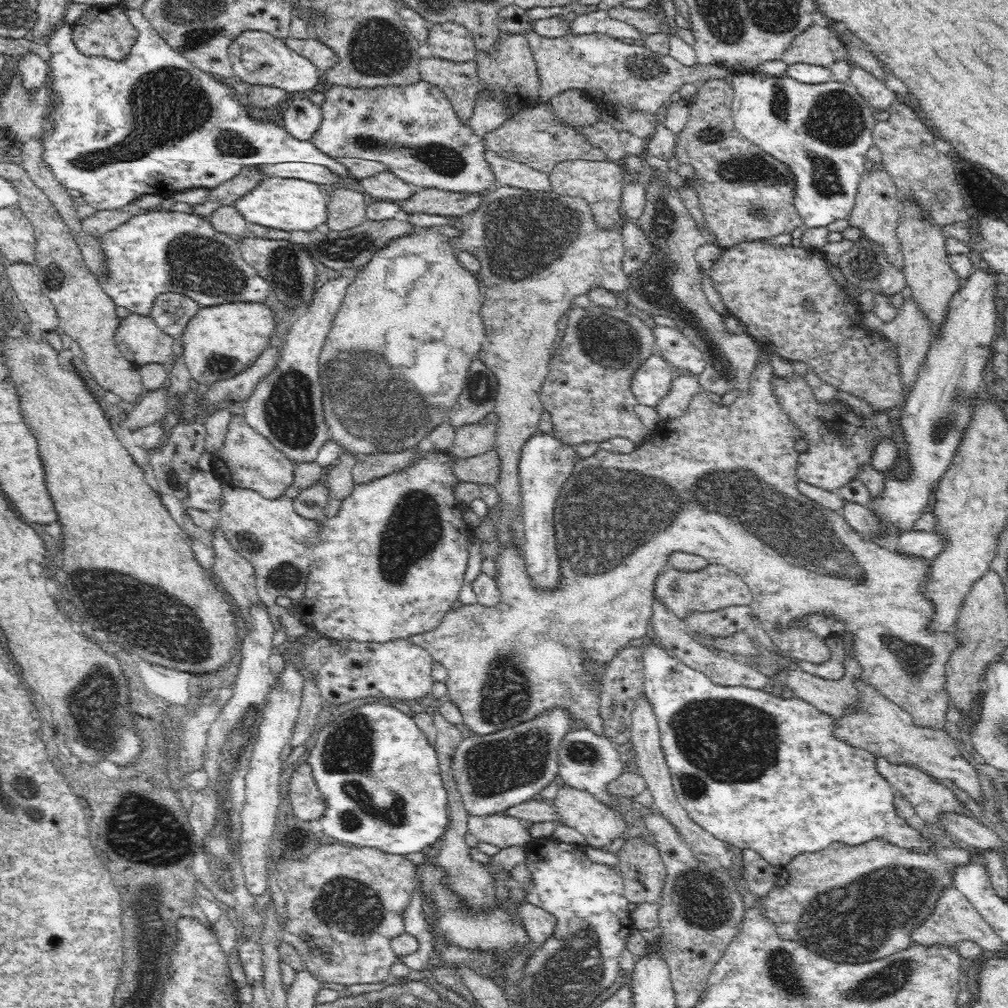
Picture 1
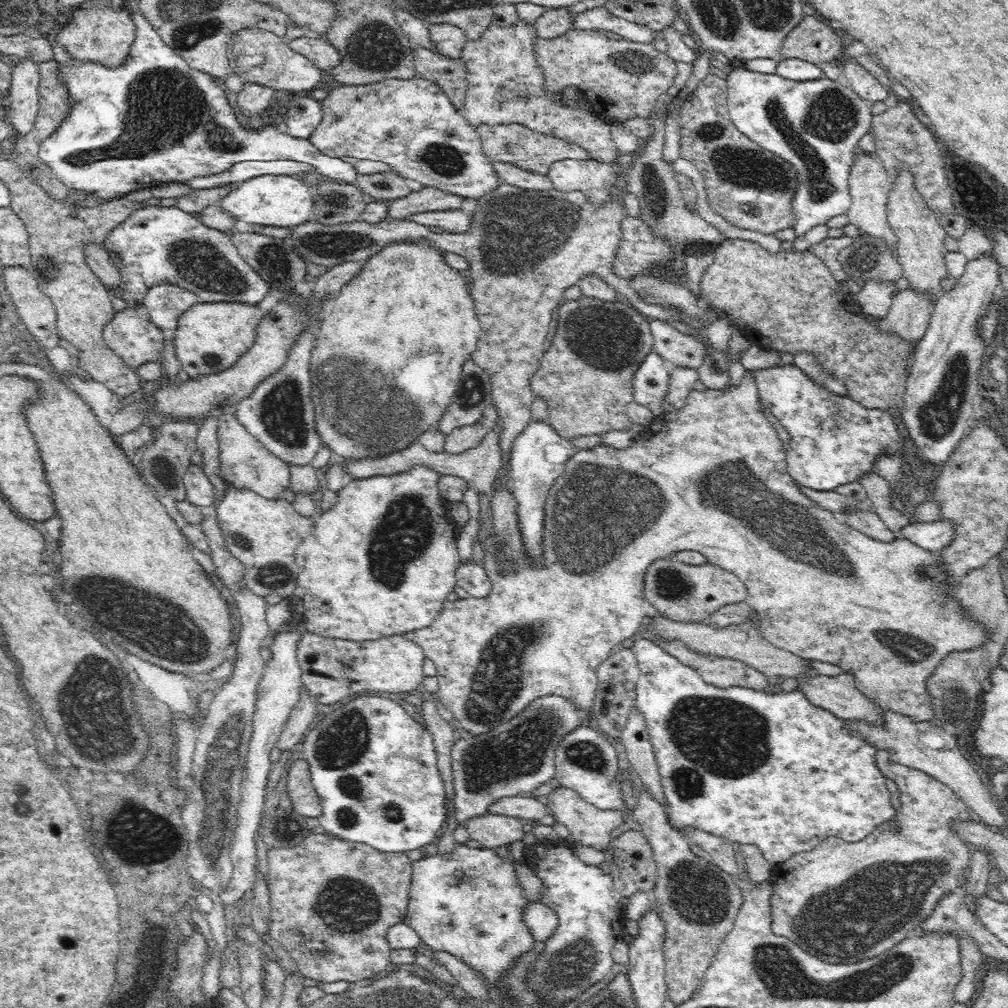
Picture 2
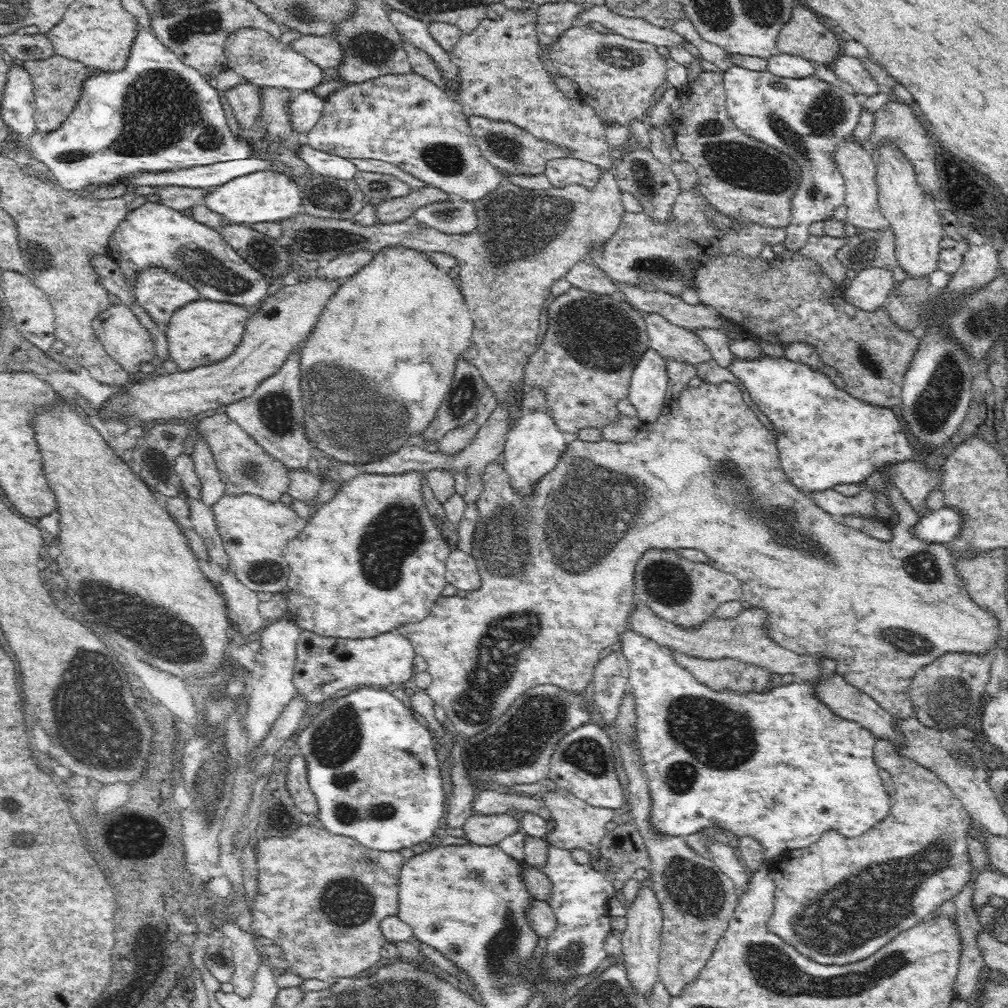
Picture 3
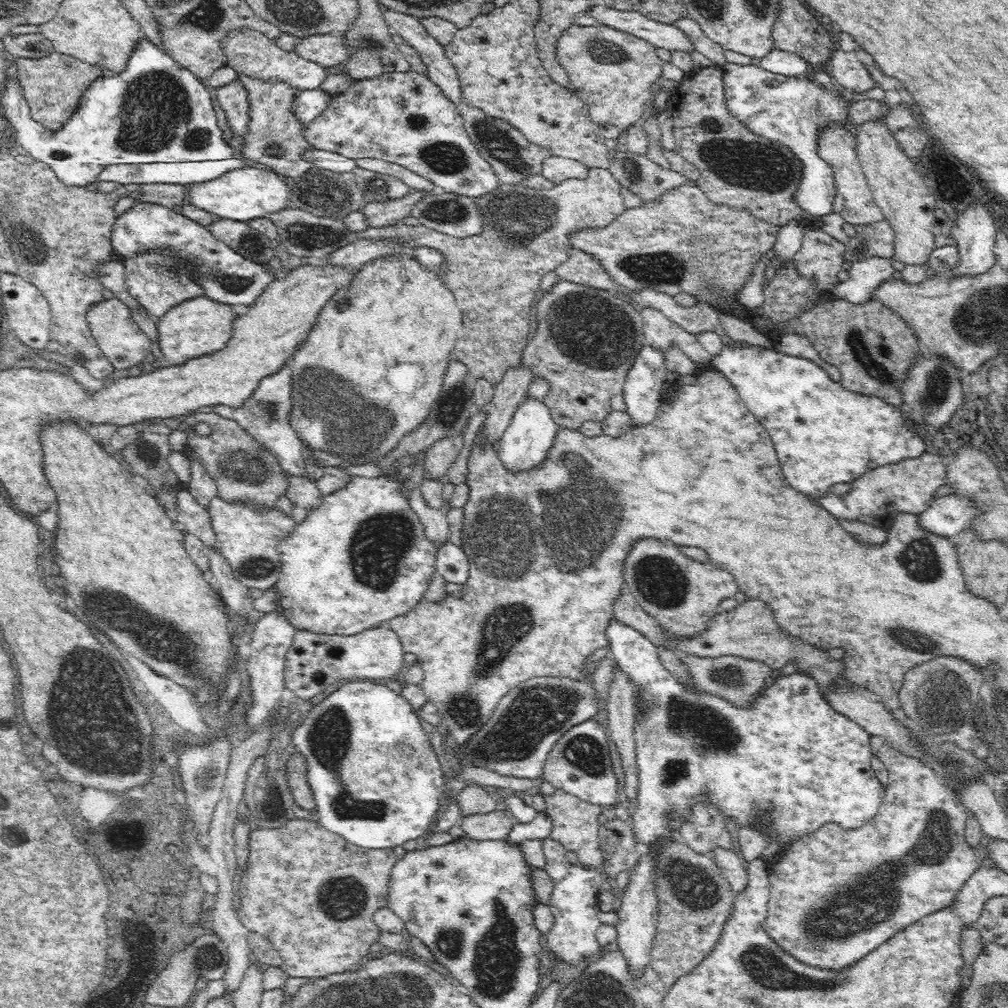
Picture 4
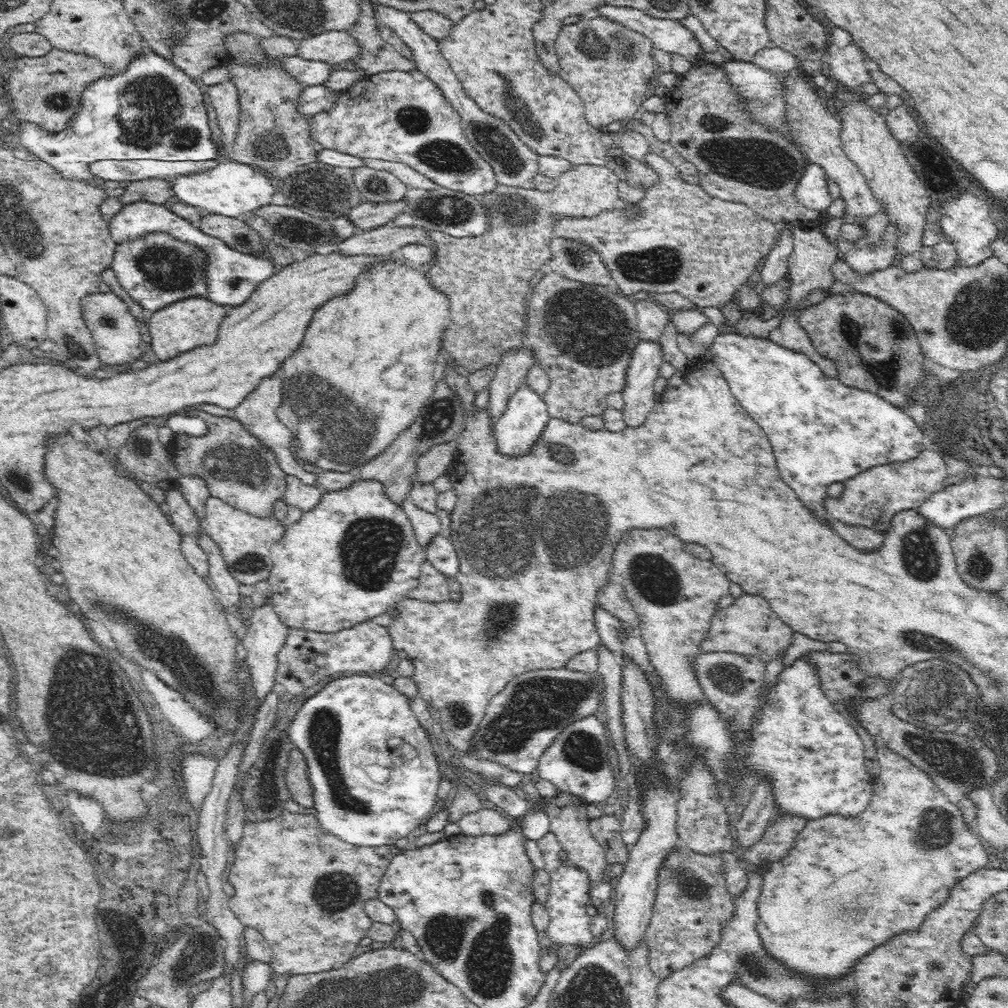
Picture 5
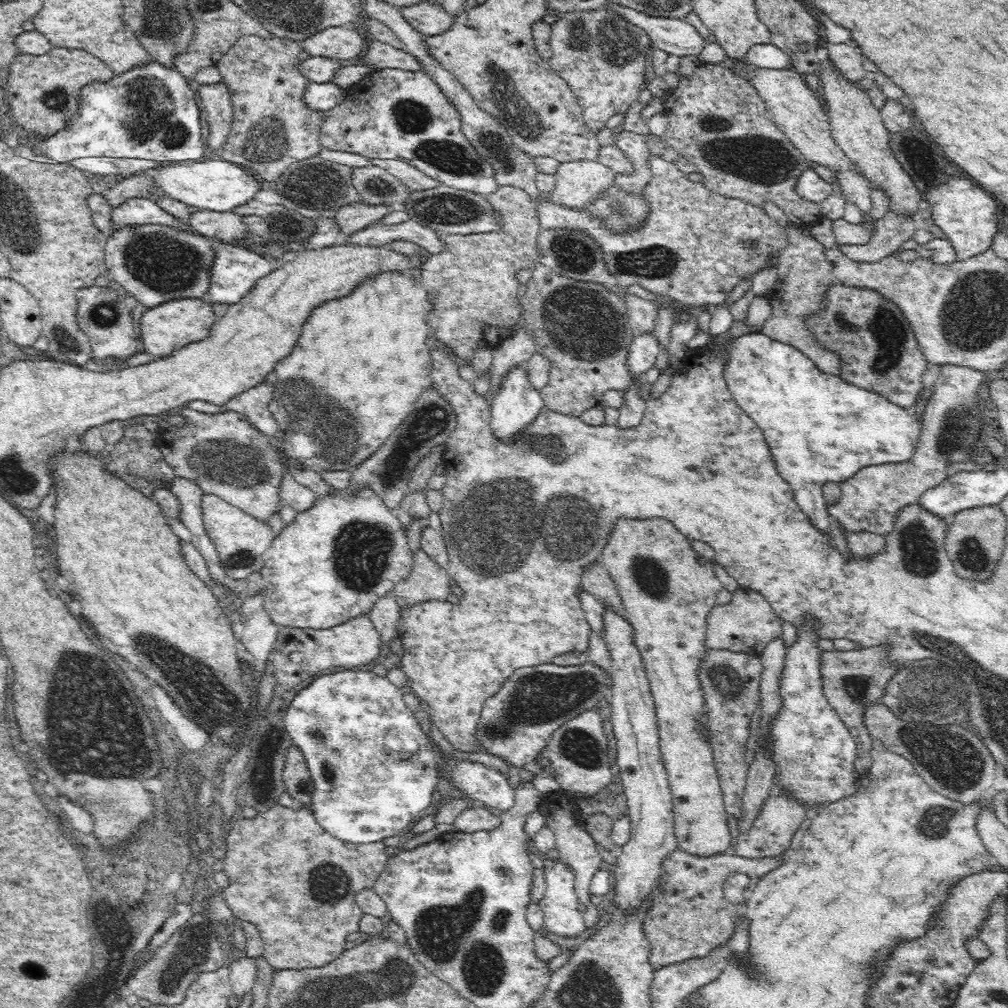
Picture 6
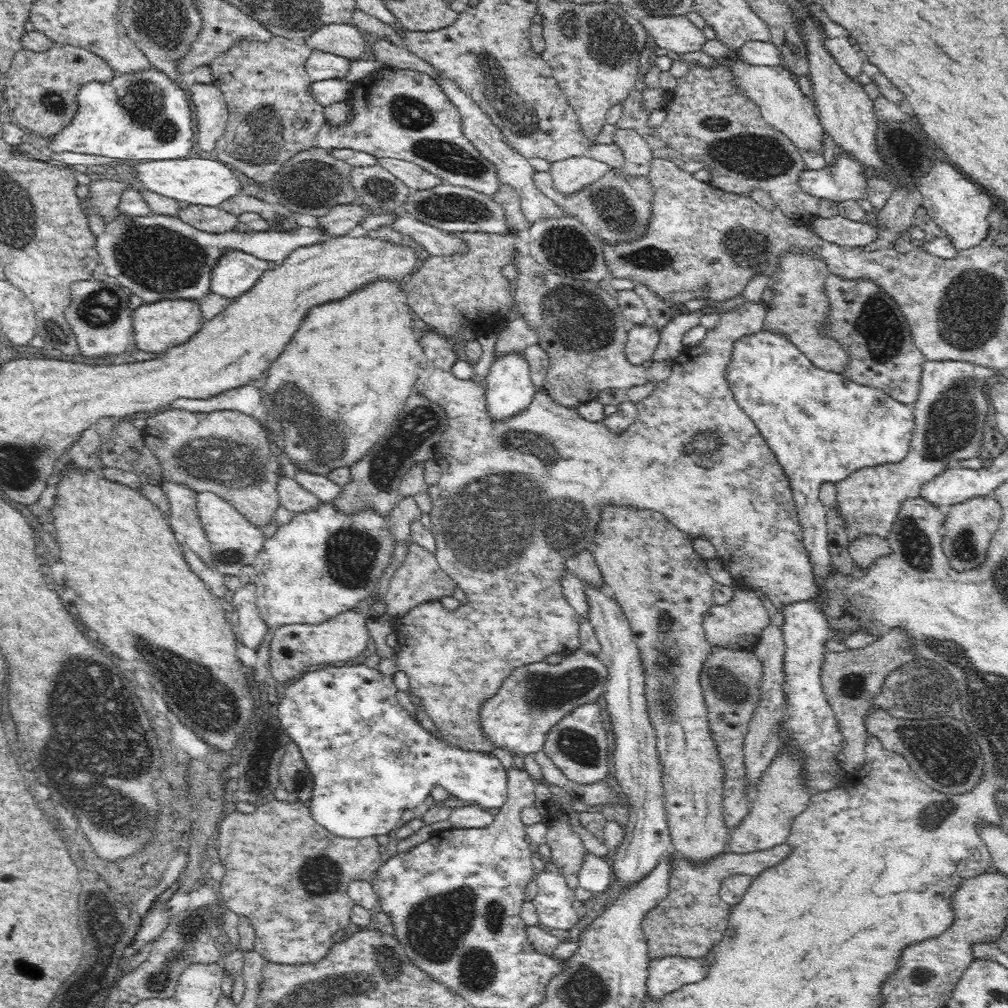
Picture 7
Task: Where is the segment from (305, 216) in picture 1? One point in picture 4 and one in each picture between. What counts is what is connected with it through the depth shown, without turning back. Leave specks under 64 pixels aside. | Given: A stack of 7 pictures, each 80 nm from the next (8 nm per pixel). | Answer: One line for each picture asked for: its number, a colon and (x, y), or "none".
2: (284, 201)
3: (264, 196)
4: (249, 193)

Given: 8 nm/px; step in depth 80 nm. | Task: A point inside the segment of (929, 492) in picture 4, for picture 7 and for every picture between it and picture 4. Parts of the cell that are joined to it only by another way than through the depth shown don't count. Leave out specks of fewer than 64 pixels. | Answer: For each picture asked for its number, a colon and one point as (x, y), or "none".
5: (871, 499)
6: (871, 500)
7: (951, 411)

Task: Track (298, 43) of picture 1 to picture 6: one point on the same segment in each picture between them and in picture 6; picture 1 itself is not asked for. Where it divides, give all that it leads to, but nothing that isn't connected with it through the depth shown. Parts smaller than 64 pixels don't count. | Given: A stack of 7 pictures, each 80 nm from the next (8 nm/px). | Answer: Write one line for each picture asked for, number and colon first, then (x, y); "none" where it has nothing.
2: (319, 51)
3: (325, 52)
4: (328, 50)
5: (334, 47)
6: (341, 43)

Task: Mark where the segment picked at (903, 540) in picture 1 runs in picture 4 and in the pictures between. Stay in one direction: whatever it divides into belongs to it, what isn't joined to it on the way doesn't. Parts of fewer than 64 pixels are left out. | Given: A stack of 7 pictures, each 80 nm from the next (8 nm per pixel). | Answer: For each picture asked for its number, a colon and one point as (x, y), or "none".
2: (933, 537)
3: (942, 526)
4: (947, 516)

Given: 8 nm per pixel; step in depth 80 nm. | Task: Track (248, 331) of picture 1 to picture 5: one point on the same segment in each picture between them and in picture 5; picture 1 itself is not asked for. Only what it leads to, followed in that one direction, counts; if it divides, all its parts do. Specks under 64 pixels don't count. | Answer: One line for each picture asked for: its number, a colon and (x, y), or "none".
2: (211, 336)
3: (203, 332)
4: (199, 326)
5: (193, 322)

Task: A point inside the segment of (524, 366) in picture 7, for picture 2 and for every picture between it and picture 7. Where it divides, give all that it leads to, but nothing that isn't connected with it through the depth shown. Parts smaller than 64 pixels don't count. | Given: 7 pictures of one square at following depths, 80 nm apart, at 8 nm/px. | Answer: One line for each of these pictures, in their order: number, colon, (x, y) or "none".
2: (539, 454)
3: (534, 444)
4: (527, 436)
5: (527, 414)
6: (518, 404)

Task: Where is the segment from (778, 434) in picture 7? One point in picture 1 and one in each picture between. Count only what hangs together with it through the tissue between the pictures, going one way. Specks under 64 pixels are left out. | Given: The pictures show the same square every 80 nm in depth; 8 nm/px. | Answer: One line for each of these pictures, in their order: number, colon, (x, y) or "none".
1: (840, 441)
2: (835, 440)
3: (825, 437)
4: (823, 434)
5: (823, 432)
6: (819, 428)

